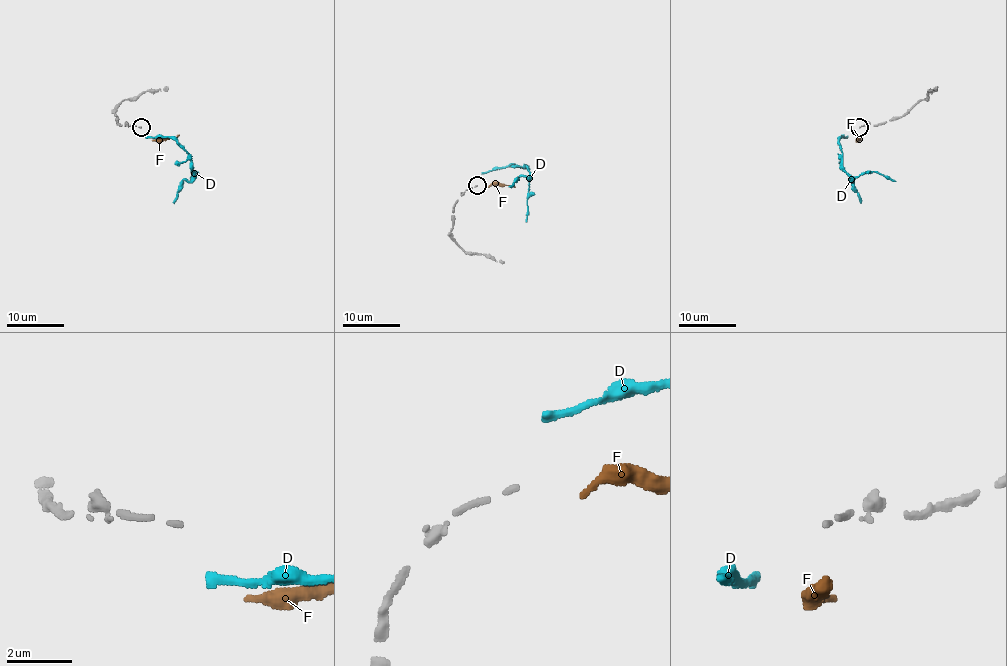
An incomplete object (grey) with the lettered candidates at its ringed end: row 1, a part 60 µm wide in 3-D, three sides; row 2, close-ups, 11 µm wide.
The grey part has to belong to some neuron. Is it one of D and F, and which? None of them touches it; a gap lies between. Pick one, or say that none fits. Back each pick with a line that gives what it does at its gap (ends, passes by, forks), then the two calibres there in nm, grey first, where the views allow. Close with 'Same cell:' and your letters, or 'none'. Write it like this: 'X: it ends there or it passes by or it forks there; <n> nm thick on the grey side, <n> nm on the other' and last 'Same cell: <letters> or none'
Same cell: none

